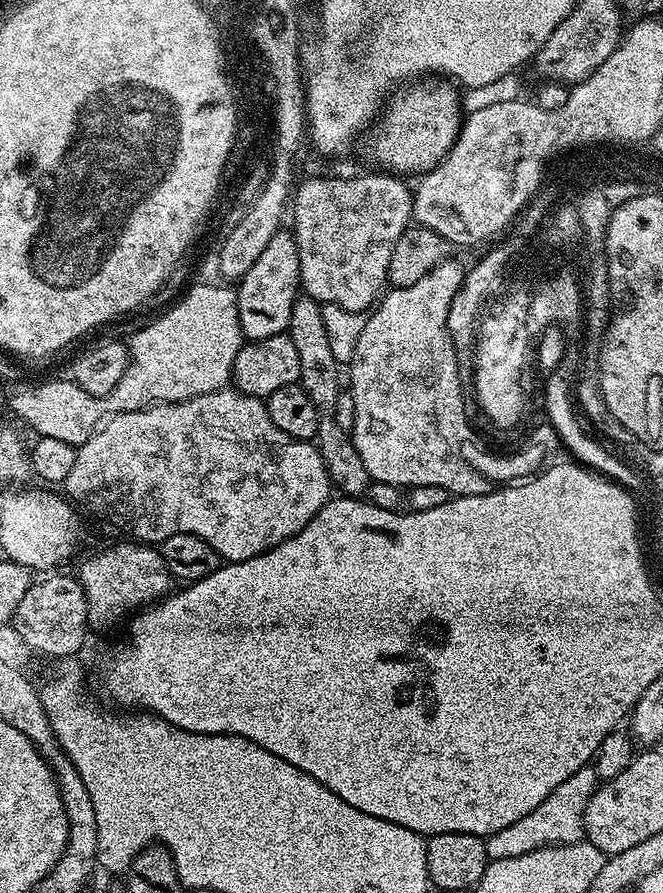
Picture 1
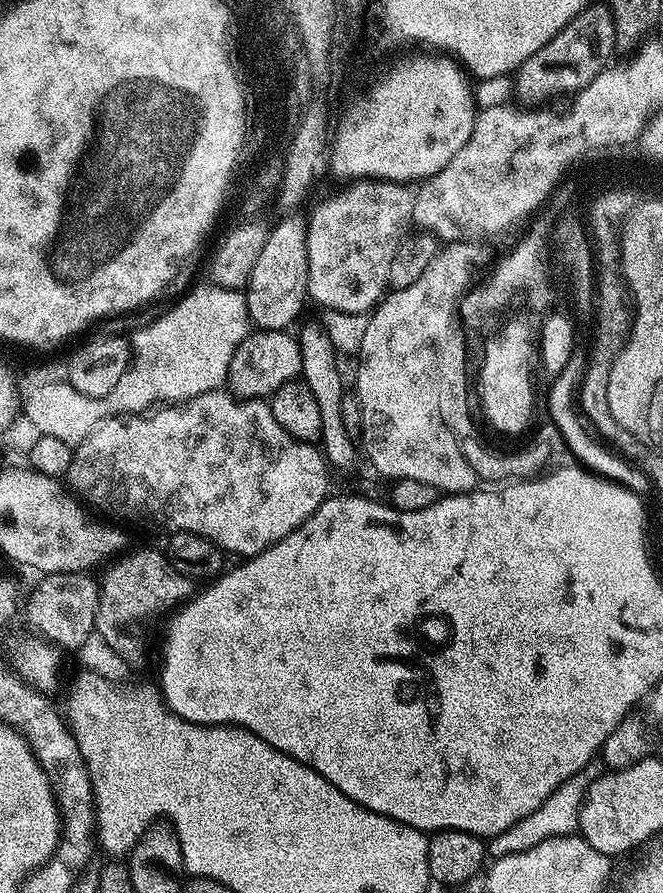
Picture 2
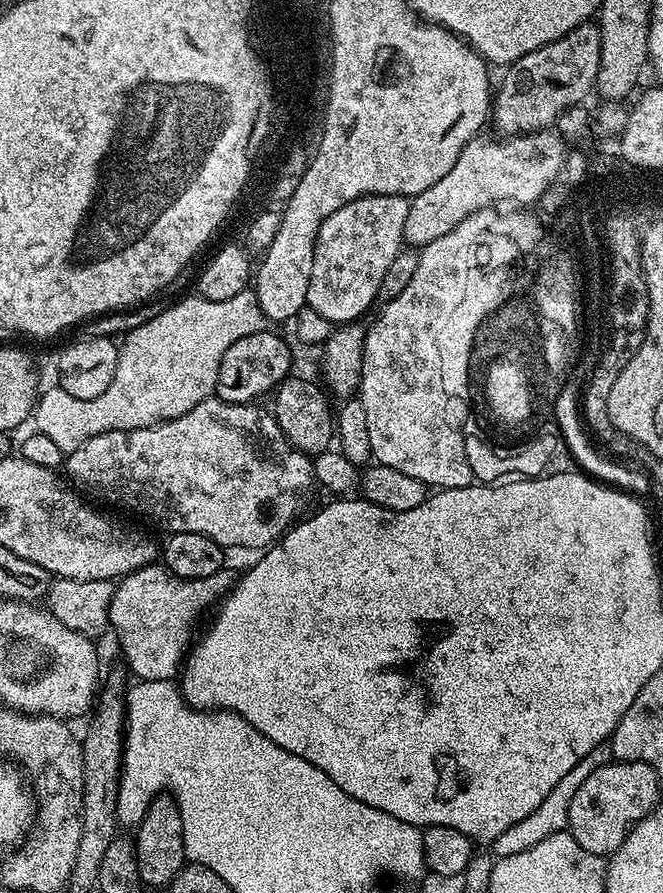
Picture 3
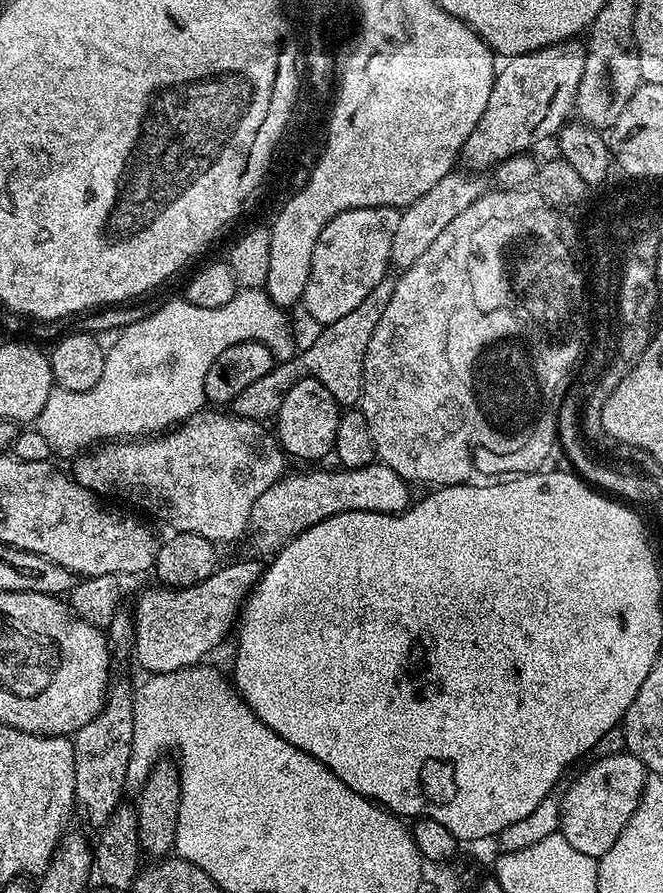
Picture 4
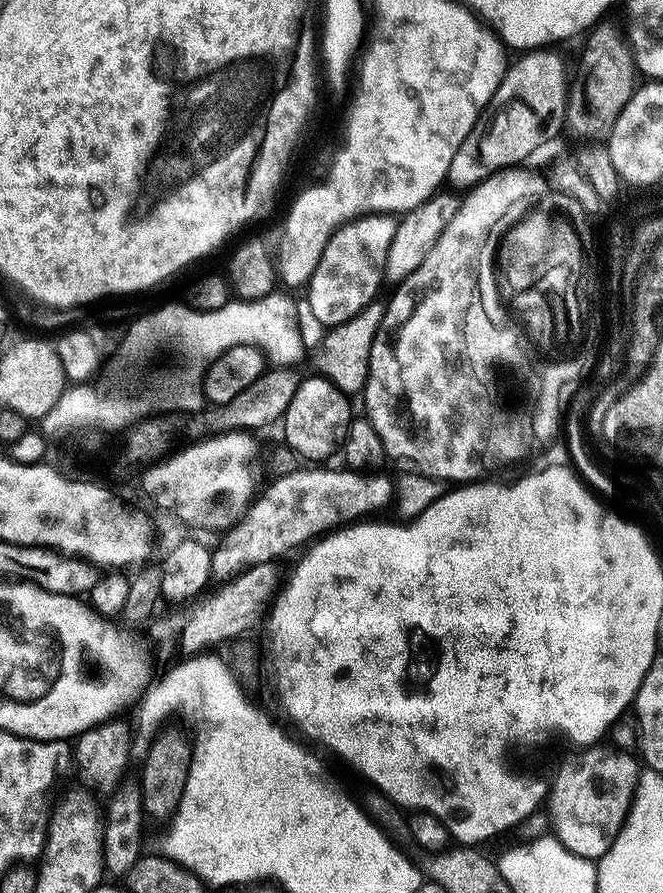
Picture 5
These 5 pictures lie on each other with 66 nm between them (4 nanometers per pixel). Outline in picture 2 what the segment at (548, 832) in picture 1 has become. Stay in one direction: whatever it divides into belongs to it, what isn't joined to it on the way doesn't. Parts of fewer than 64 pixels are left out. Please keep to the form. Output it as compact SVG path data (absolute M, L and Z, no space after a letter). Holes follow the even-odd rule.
M597 758L590 761L582 770L578 770L578 774L570 774L567 782L558 786L558 790L554 790L550 794L550 798L546 798L546 802L542 802L542 806L538 806L538 810L526 814L526 818L518 818L518 822L514 822L514 826L502 830L502 834L491 837L486 844L487 855L497 858L504 855L520 854L548 838L573 835L580 826L580 806L584 801L586 790L599 776L604 775L605 771L606 765L603 759Z

